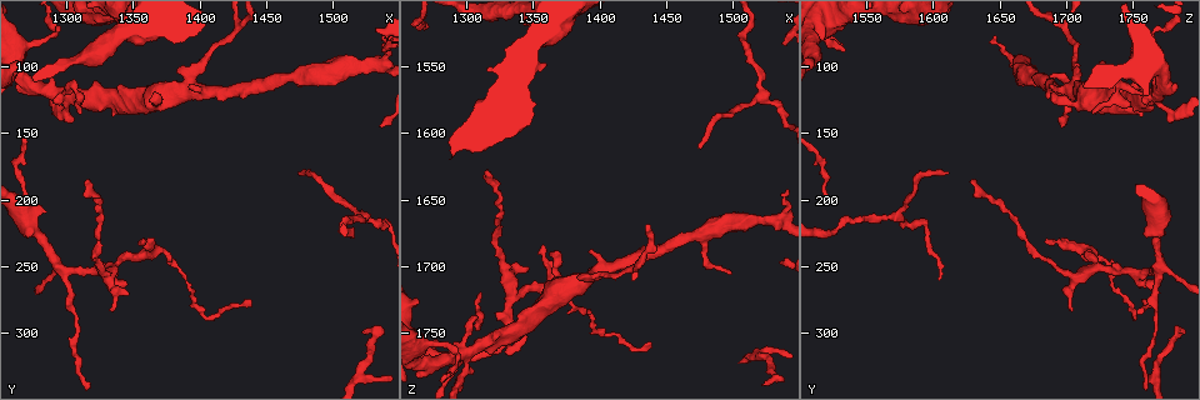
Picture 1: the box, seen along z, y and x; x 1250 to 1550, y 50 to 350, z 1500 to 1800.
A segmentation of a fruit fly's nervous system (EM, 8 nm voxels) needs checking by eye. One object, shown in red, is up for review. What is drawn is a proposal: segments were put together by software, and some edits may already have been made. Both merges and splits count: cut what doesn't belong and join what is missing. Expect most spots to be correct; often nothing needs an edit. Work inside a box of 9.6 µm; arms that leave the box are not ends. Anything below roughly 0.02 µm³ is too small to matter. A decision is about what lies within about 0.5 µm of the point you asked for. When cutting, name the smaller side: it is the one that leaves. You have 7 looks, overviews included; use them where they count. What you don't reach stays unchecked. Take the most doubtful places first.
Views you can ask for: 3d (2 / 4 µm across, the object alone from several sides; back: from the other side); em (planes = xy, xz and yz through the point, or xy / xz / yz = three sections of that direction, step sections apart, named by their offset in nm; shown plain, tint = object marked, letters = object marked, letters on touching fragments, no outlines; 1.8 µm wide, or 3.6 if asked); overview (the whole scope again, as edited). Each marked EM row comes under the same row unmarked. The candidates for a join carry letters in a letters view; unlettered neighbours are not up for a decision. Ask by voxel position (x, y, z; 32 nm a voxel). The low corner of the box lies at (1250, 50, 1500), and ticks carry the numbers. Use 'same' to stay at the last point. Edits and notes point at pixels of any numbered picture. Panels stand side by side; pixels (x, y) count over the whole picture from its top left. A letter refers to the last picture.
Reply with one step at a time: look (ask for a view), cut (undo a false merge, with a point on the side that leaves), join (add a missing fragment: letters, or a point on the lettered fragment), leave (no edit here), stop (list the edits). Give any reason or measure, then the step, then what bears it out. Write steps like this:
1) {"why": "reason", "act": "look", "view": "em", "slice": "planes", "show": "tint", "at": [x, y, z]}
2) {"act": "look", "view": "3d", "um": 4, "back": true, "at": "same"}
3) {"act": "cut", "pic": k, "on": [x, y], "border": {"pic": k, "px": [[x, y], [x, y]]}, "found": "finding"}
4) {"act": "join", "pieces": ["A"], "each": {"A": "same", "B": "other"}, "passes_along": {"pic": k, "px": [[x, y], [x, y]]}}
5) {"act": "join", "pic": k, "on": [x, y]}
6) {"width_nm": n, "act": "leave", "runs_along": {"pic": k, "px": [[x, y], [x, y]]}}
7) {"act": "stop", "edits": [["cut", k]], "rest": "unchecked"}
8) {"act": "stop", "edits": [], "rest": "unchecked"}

{"why": "four or more arms meet", "act": "look", "view": "3d", "um": 4, "at": [1298, 122, 1766]}

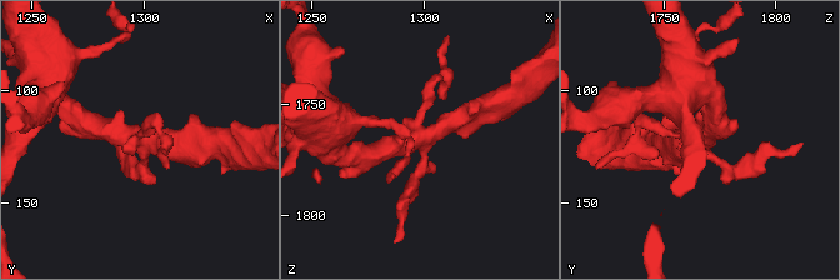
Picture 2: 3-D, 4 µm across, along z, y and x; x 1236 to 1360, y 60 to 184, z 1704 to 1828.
{"arms": 4, "why": "need the tissue", "act": "look", "view": "em", "slice": "xy", "step": 16, "show": "tint", "at": [1300, 123, 1764]}

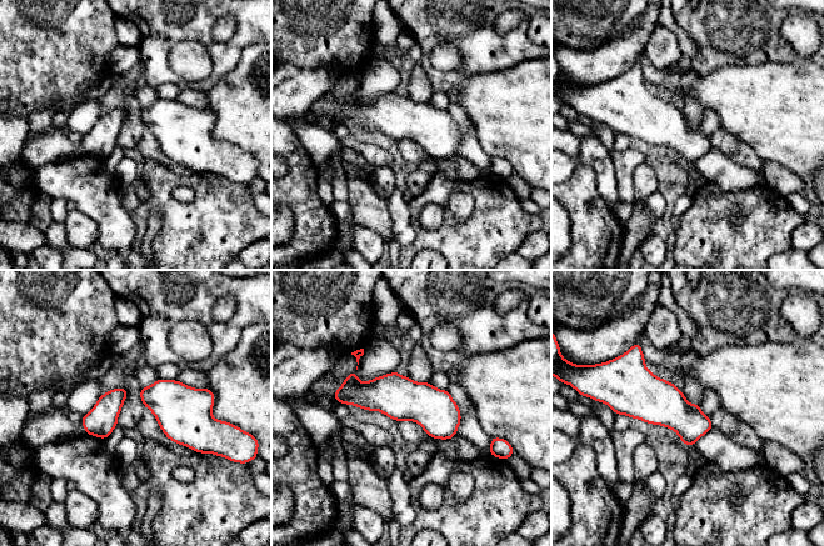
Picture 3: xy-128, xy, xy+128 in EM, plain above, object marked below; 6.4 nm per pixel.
{"act": "look", "view": "em", "slice": "planes", "show": "letters", "at": "same"}

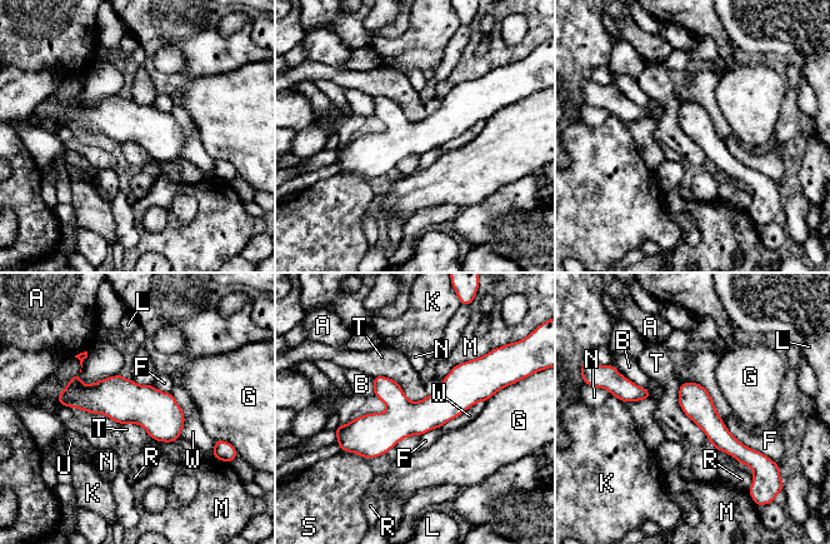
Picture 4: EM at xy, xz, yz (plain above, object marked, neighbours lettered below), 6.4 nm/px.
{"width_nm": 200, "act": "leave", "each": {"A": "other", "B": "other", "F": "other", "G": "other", "K": "other", "L": "other", "M": "other", "N": "other", "R": "other", "S": "other", "T": "other", "U": "other", "W": "other"}, "border": {"pic": 4, "px": [[680, 383], [680, 409], [715, 448]]}, "found": "continuous, no second neuron"}

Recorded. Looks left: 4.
{"why": "an open end", "act": "look", "view": "em", "slice": "planes", "show": "tint", "at": [1358, 230, 1682]}

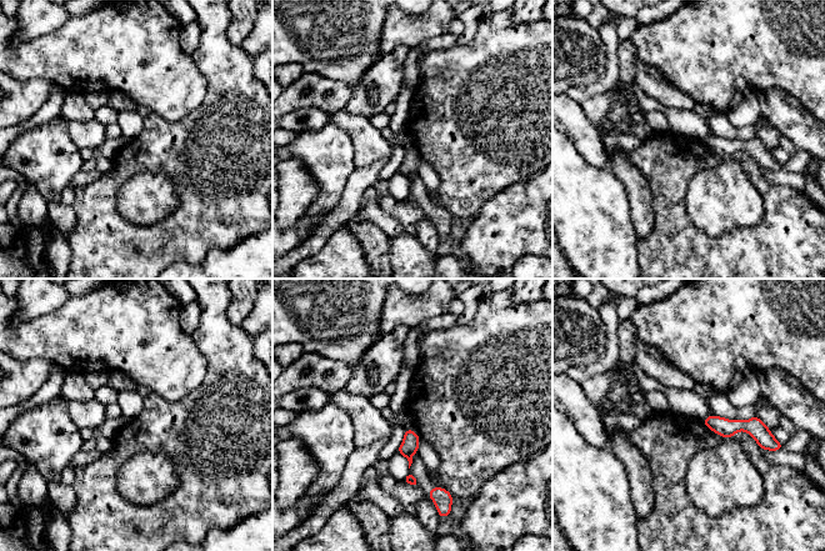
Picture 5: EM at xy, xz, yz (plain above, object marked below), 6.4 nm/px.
{"act": "look", "view": "em", "slice": "planes", "show": "letters", "at": "same"}

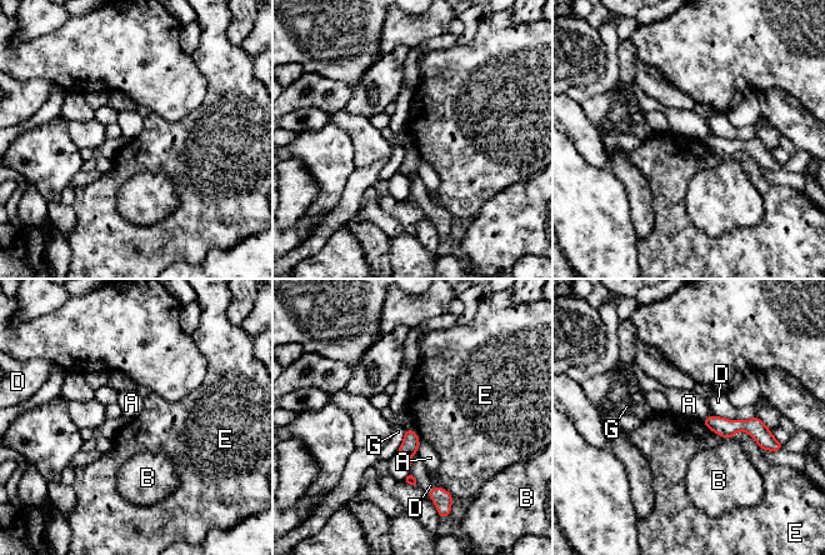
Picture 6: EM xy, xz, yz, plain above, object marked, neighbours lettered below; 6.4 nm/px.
{"width_nm": 110, "act": "leave", "each": {"A": "other", "B": "other", "D": "other", "E": "other", "G": "other"}, "border": {"pic": 6, "px": [[701, 421], [723, 439]]}, "found": "none of them fits"}

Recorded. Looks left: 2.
{"why": "tapers out", "act": "look", "view": "em", "slice": "yz", "step": 8, "show": "letters", "at": [1316, 186, 1628]}

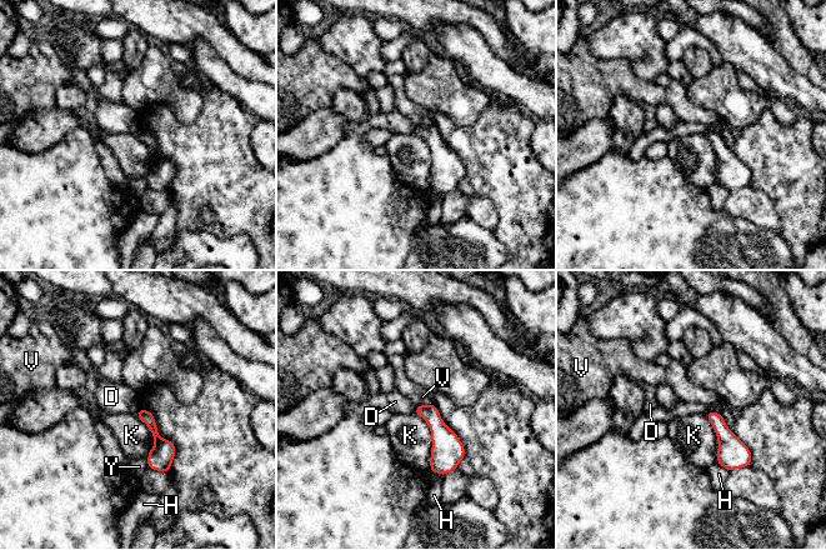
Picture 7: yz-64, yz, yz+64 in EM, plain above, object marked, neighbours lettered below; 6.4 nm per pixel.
{"act": "look", "view": "em", "slice": "planes", "show": "letters", "at": "same"}

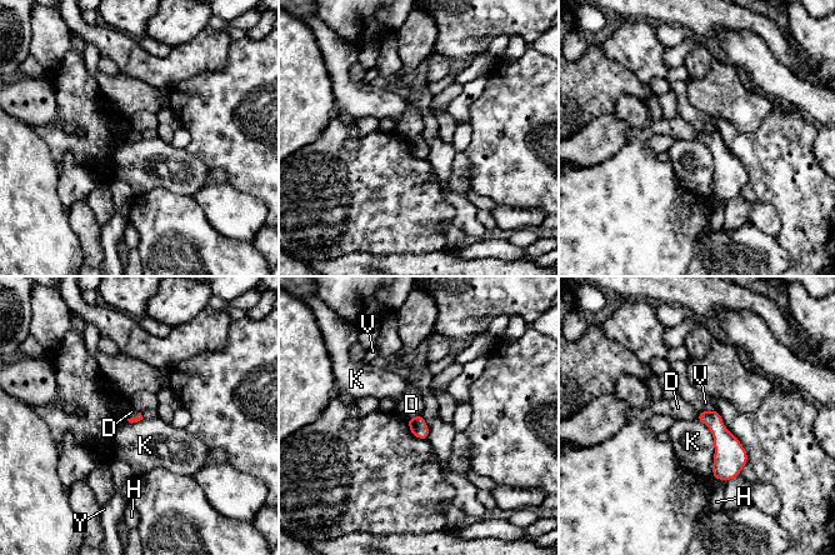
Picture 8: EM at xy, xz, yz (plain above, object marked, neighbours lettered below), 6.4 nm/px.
{"act": "leave", "each": {"D": "other", "H": "other", "K": "other", "V": "other", "Y": "other"}, "border": {"pic": 8, "px": [[420, 414], [408, 419]]}, "found": "no lettered fragment goes on from it"}

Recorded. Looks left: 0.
{"act": "stop", "edits": [], "rest": "unchecked"}

